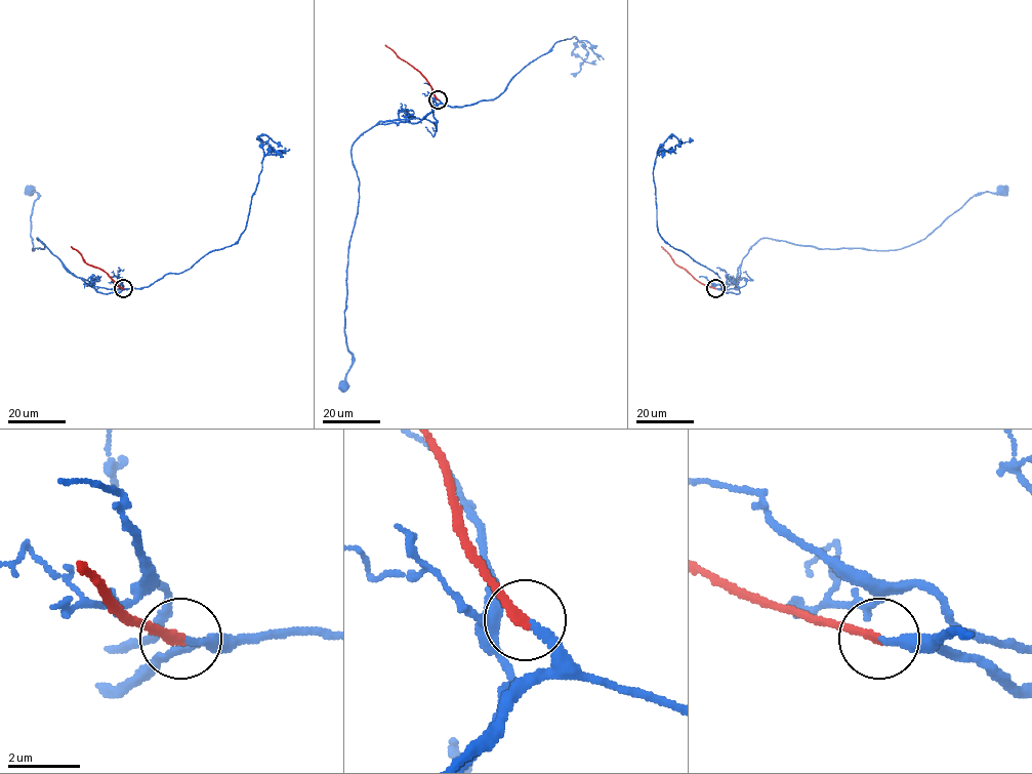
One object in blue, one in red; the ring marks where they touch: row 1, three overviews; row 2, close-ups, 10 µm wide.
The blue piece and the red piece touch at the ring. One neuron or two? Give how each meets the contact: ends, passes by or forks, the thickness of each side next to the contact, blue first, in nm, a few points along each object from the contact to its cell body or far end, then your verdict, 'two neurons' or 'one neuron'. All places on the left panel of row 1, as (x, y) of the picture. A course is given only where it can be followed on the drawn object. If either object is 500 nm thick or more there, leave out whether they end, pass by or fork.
blue ends | red ends | 190/240 nm | blue via (123, 288), (93, 286), (77, 277), (37, 238), (44, 248), (33, 250), (31, 217), (38, 193), (30, 190) | red via (123, 288), (102, 270), (88, 265), (71, 246) | one neuron

